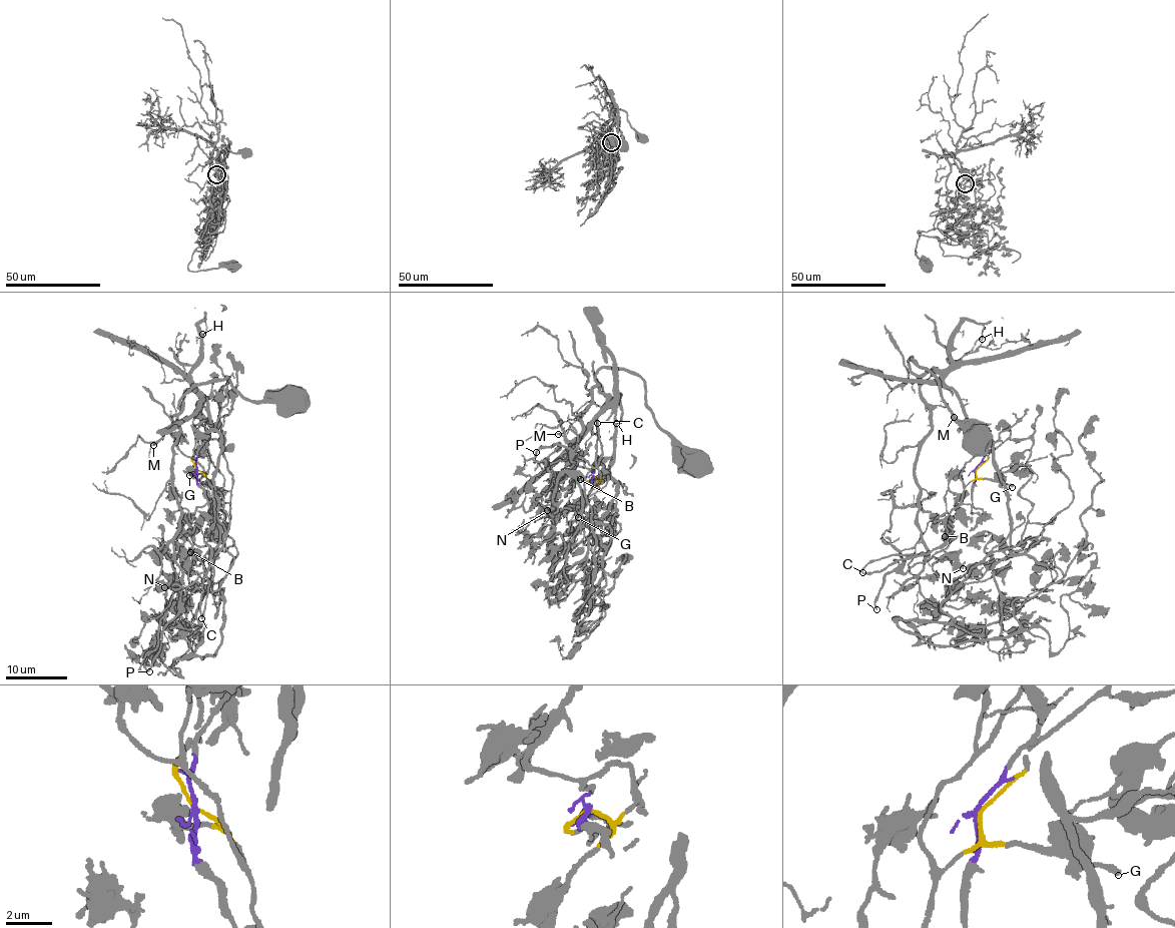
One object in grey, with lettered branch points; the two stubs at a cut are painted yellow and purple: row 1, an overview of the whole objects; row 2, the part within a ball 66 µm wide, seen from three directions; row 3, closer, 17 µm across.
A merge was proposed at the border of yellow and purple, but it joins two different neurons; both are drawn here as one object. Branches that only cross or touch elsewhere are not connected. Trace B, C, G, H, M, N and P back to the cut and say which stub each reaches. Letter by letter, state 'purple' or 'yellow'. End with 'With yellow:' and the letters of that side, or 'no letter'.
B: yellow
C: yellow
G: yellow
H: purple
M: purple
N: yellow
P: yellow
With yellow: B, C, G, N, P

